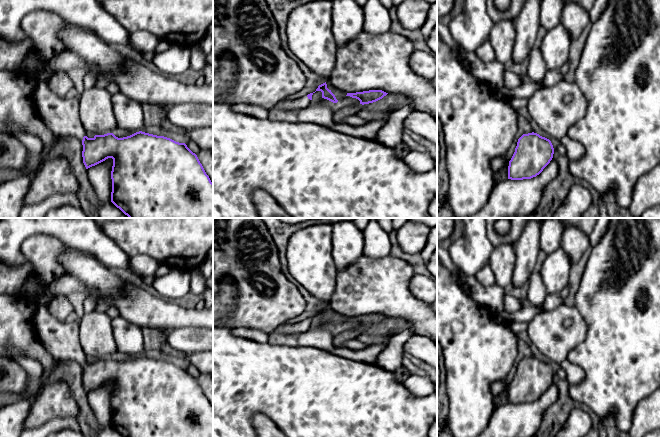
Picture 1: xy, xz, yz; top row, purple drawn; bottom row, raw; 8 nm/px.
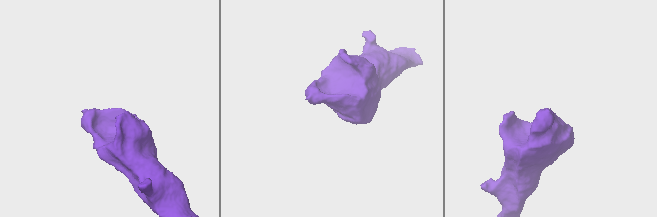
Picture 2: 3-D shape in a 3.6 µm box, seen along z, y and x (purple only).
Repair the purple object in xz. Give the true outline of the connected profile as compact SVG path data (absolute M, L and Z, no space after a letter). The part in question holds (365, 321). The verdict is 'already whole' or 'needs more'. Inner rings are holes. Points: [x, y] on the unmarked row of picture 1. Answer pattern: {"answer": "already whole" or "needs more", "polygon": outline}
{"answer": "already whole", "polygon": "M369 314L363 316L356 316L356 317L347 317L346 320L350 320L352 322L356 322L360 325L360 328L369 328L376 326L386 320L388 317L382 314Z"}

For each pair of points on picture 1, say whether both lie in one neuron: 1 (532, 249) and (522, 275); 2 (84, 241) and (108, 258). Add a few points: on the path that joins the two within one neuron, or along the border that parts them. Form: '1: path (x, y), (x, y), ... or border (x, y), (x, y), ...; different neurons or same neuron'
1: path (526, 255), (522, 269); same neuron
2: path (90, 241), (102, 252); same neuron

